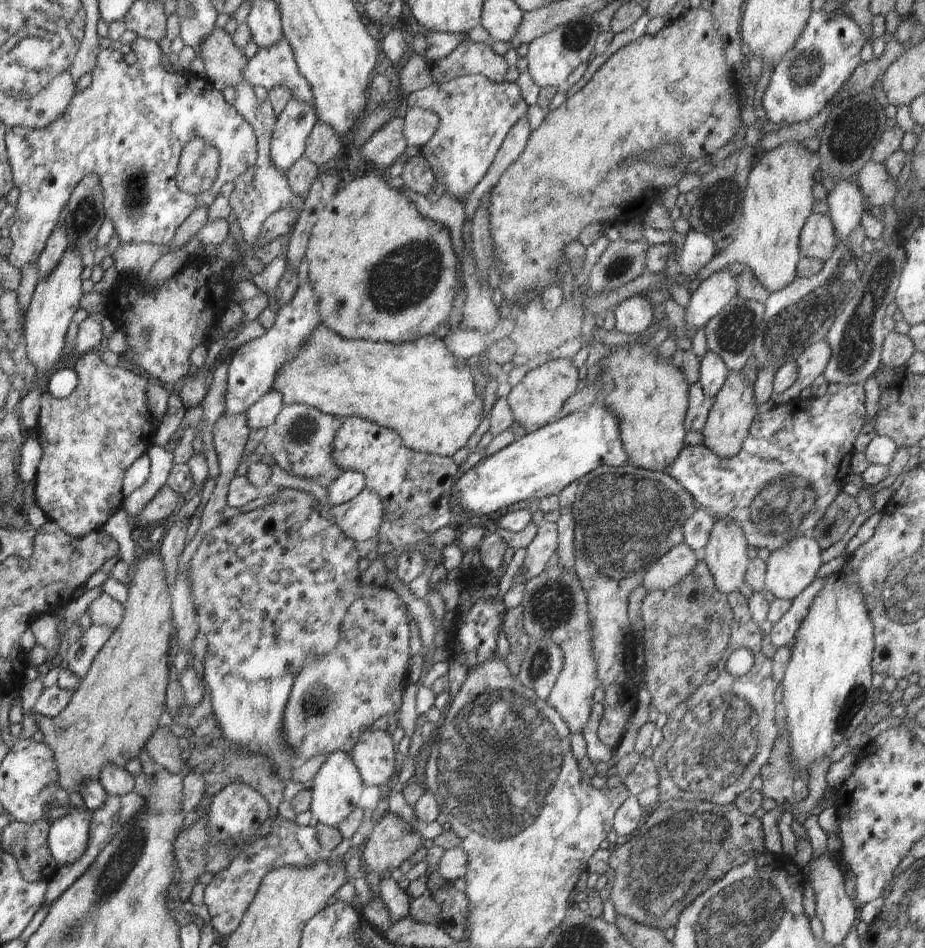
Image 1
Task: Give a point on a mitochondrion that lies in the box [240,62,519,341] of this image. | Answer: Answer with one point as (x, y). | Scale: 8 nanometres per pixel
(406, 276)

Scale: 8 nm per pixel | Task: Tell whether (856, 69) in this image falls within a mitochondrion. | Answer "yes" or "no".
no

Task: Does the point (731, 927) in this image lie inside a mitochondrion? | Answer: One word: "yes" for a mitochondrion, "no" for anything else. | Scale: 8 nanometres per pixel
yes

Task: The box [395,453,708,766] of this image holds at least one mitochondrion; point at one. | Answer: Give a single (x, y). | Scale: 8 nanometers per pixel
(627, 518)

